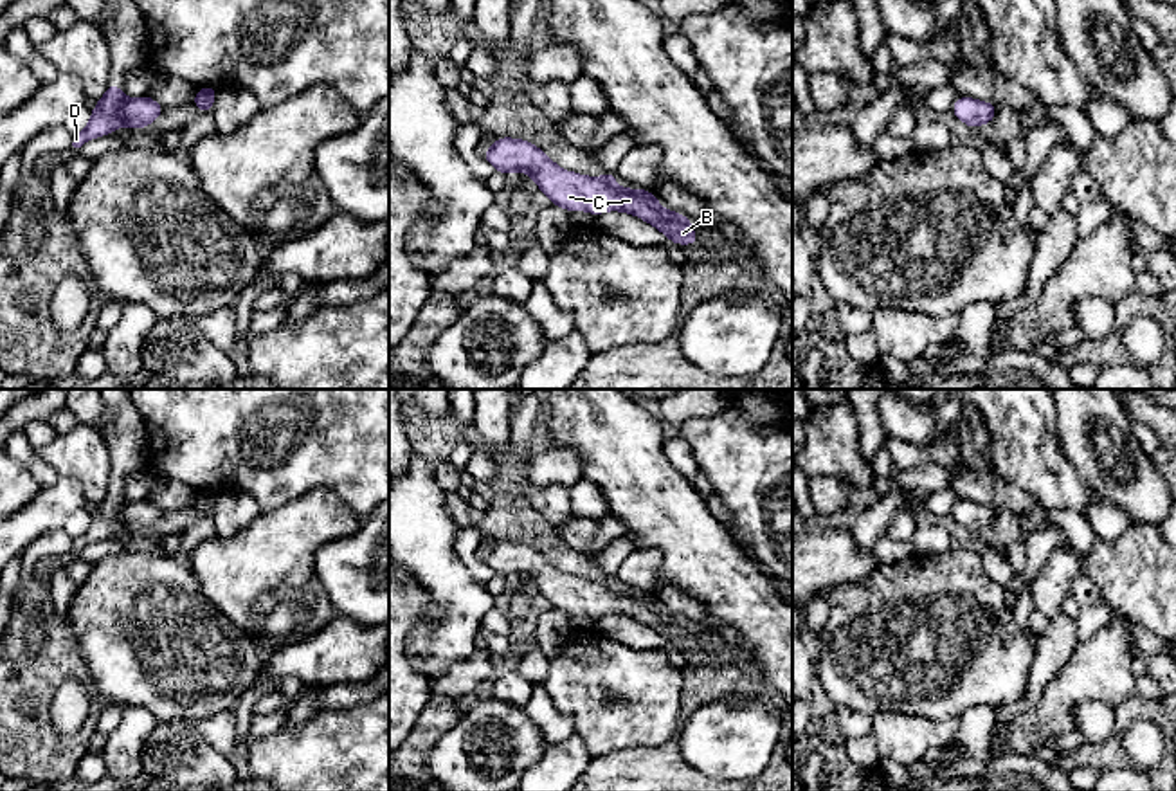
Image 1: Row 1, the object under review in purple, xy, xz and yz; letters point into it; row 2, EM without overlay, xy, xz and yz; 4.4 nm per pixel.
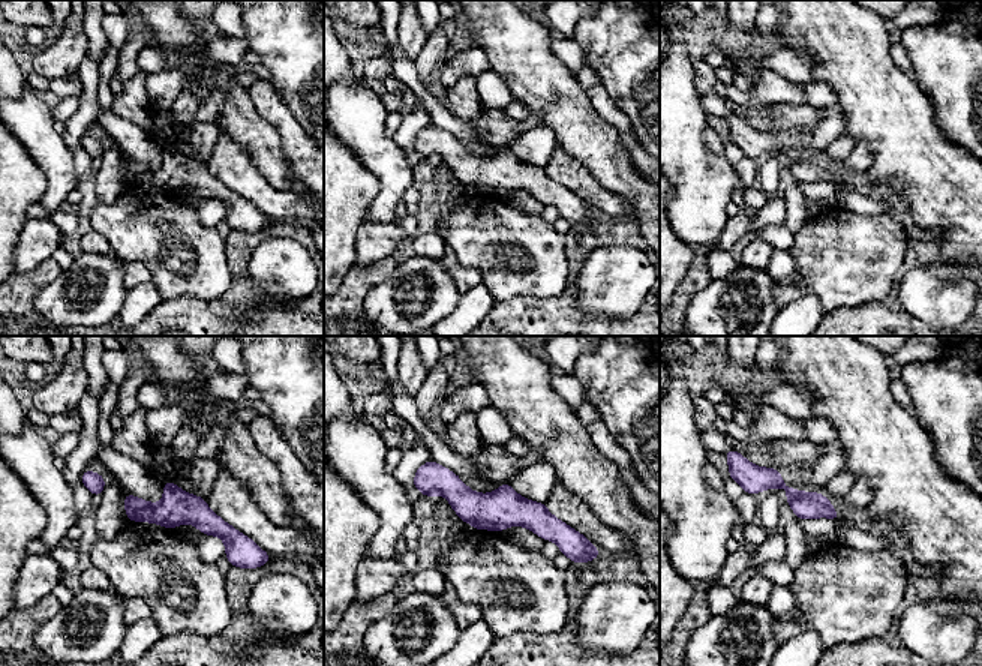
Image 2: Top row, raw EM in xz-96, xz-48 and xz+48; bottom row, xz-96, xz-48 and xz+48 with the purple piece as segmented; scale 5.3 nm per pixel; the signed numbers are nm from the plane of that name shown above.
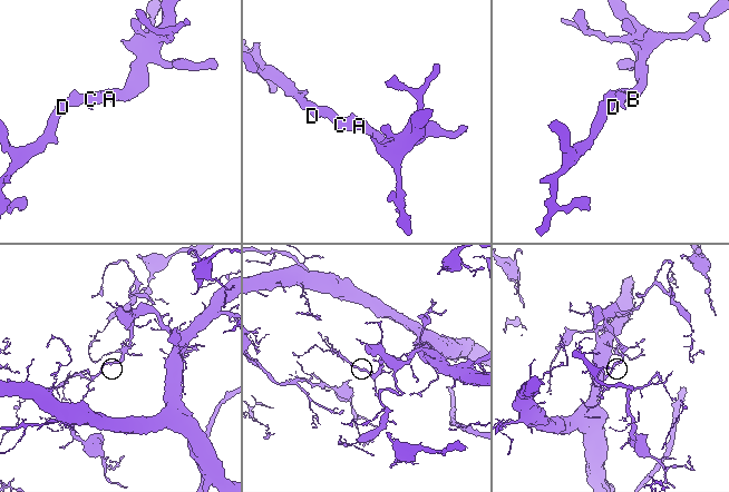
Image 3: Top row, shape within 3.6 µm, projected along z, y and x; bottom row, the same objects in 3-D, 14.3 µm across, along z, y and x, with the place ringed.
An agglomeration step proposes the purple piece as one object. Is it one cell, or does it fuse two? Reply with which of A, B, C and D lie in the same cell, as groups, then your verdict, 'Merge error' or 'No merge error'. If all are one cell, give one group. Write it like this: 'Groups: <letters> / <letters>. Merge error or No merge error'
Groups: A B C D. No merge error

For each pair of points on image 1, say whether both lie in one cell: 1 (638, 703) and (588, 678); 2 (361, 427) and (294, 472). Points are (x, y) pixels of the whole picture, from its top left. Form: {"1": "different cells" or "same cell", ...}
{"1": "same cell", "2": "same cell"}

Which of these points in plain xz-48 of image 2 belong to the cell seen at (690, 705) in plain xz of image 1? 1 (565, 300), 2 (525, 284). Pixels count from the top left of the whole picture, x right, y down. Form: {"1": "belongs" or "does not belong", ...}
{"1": "belongs", "2": "does not belong"}

